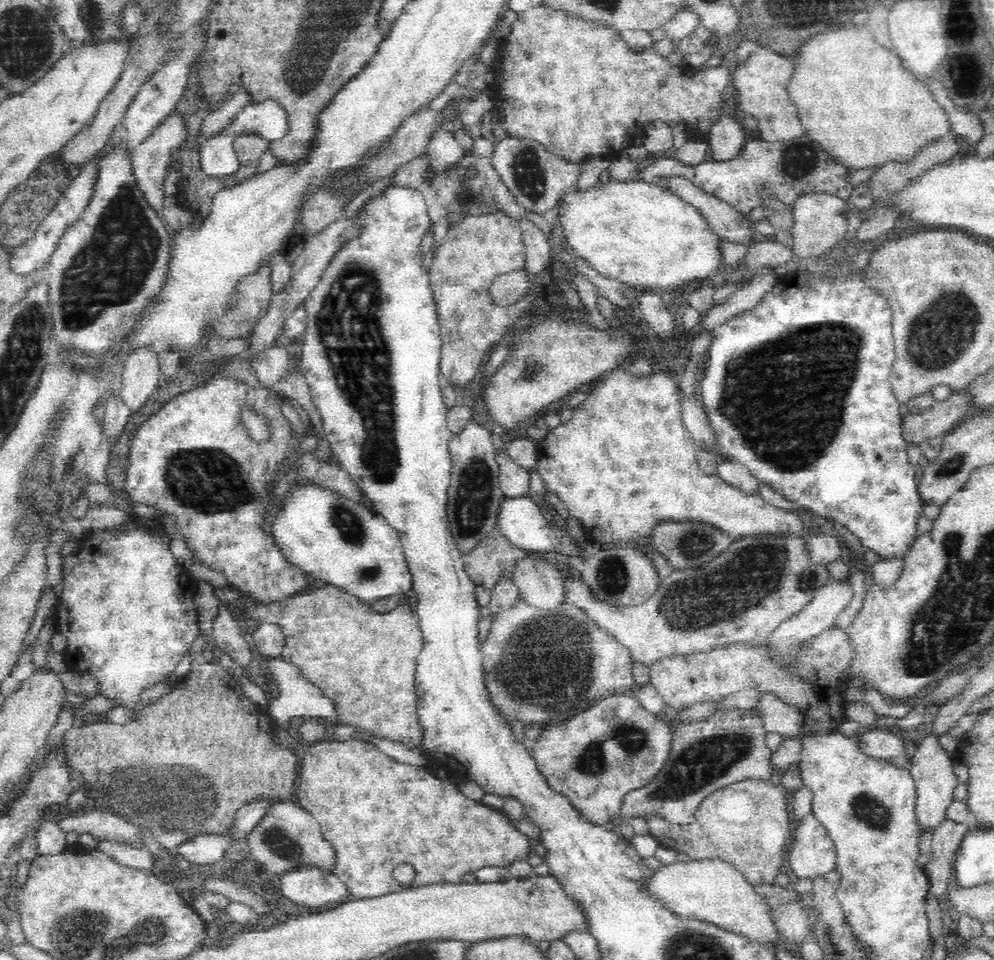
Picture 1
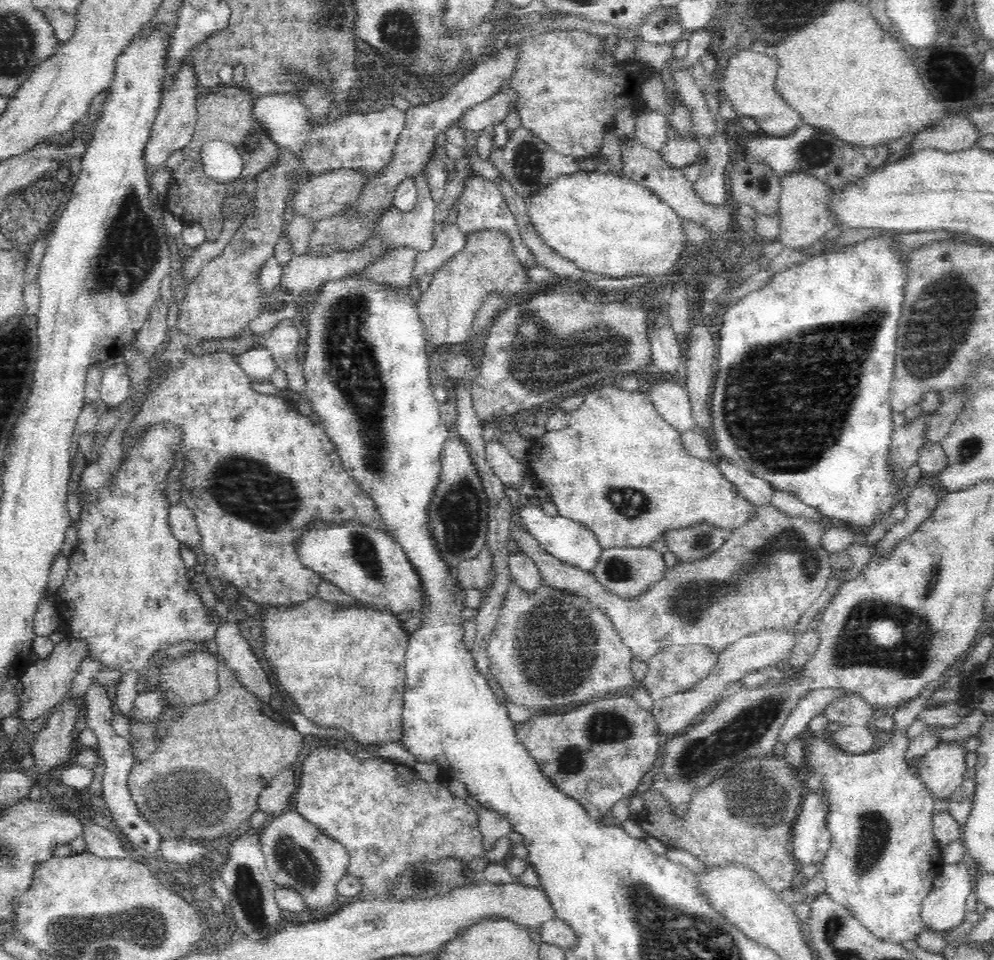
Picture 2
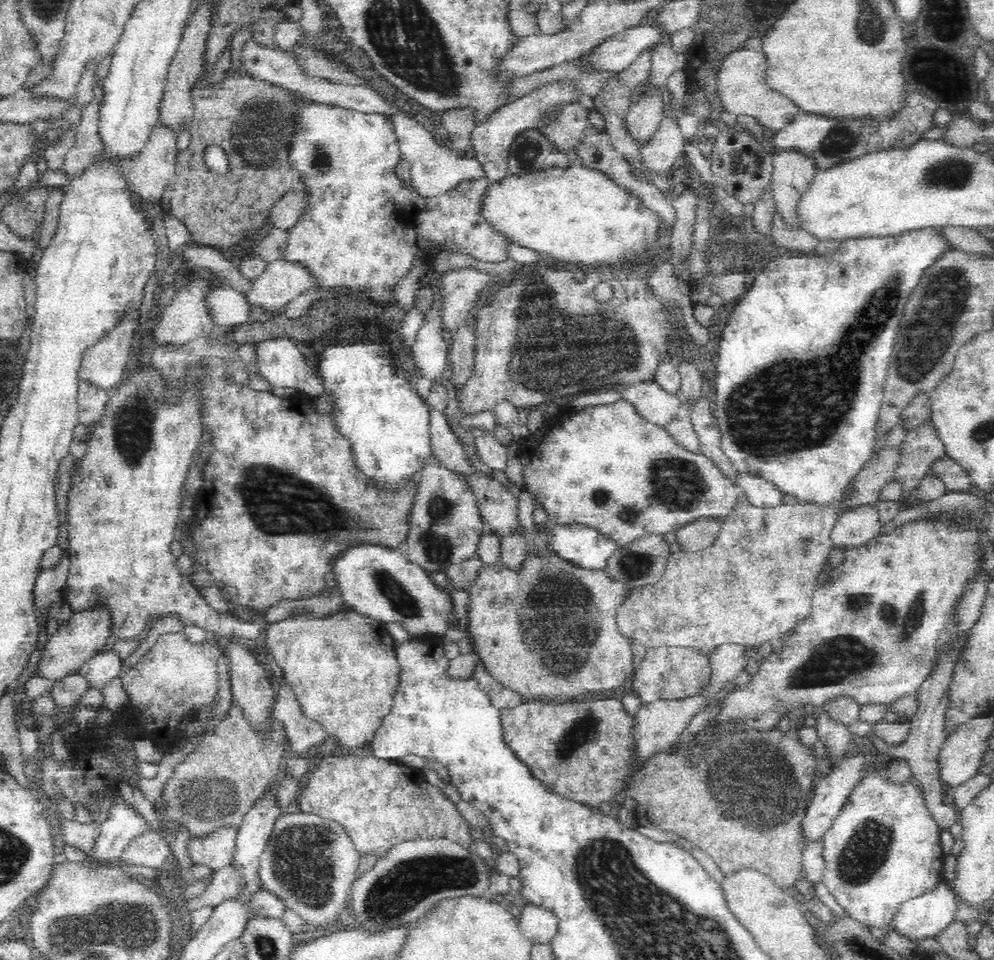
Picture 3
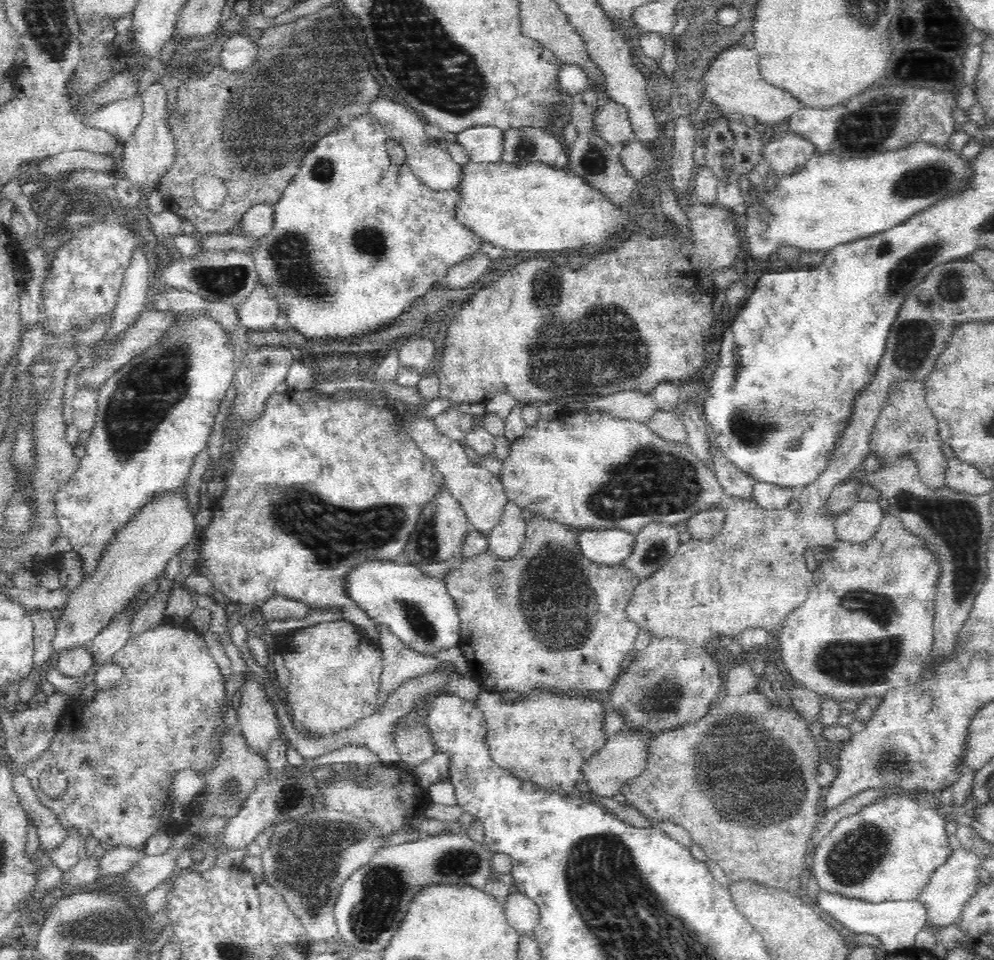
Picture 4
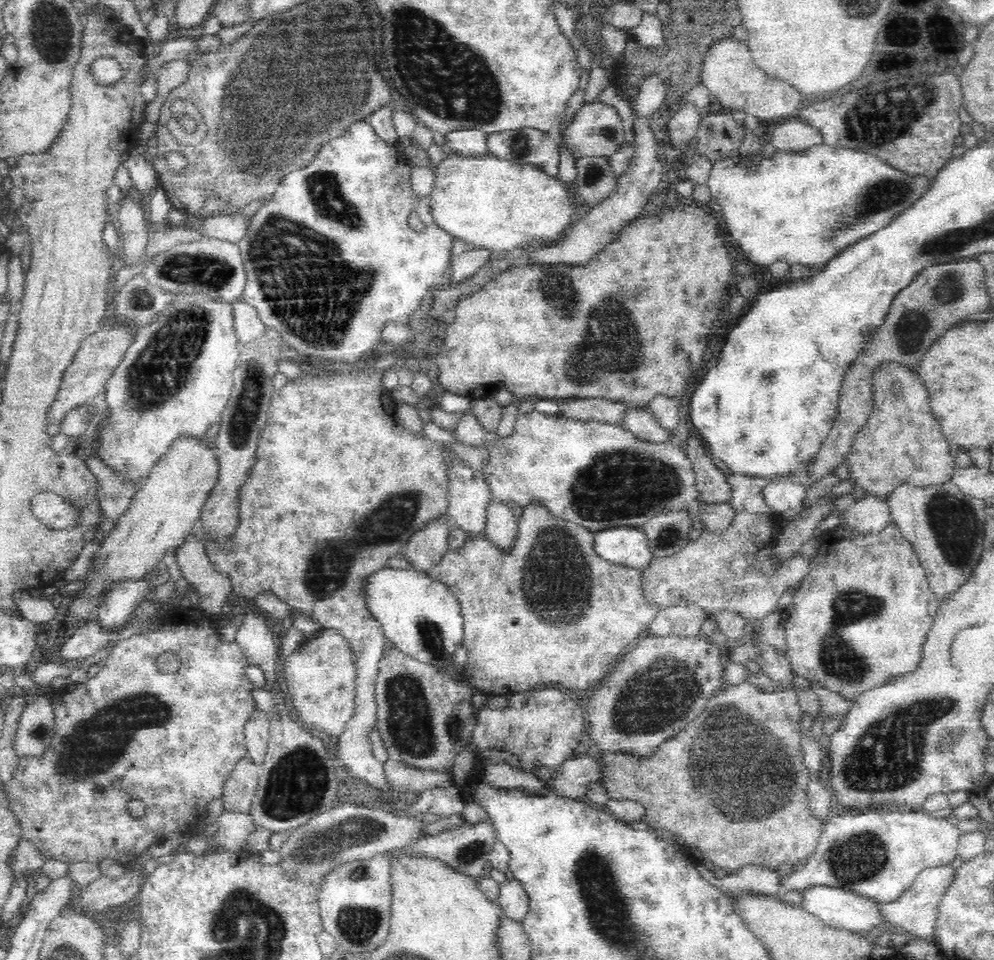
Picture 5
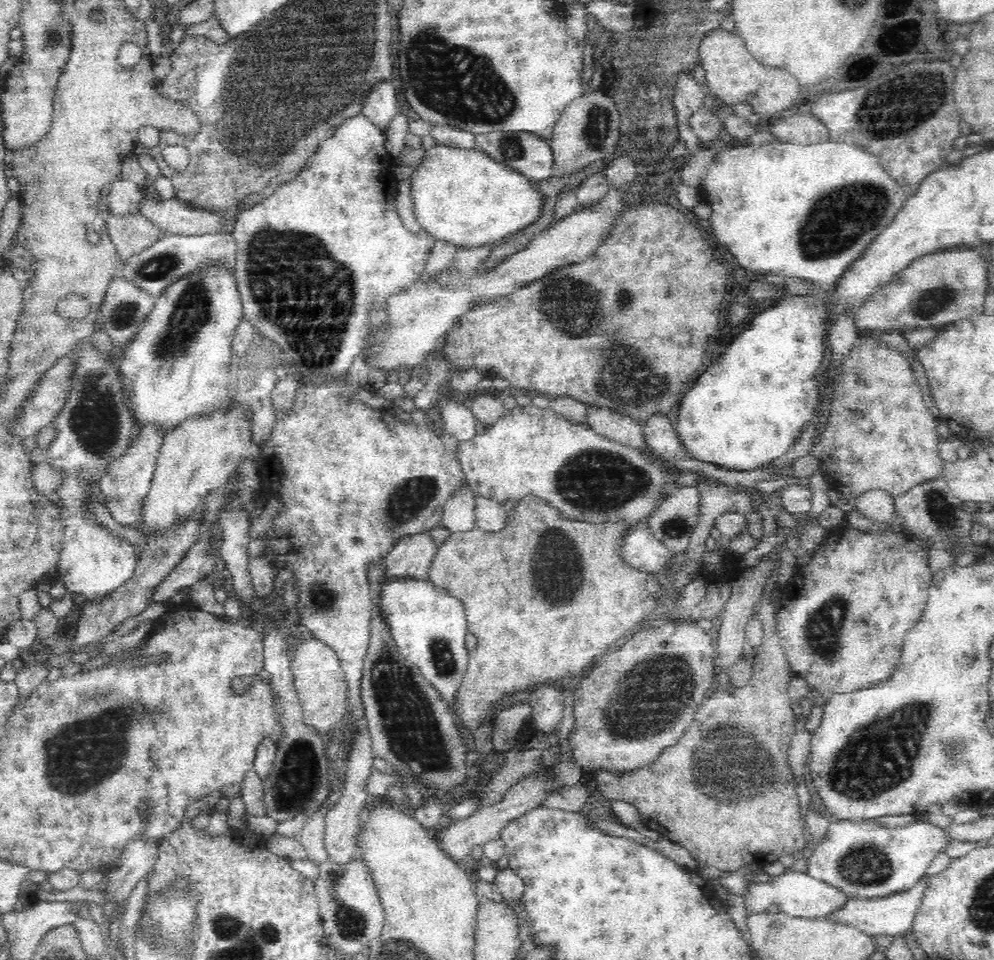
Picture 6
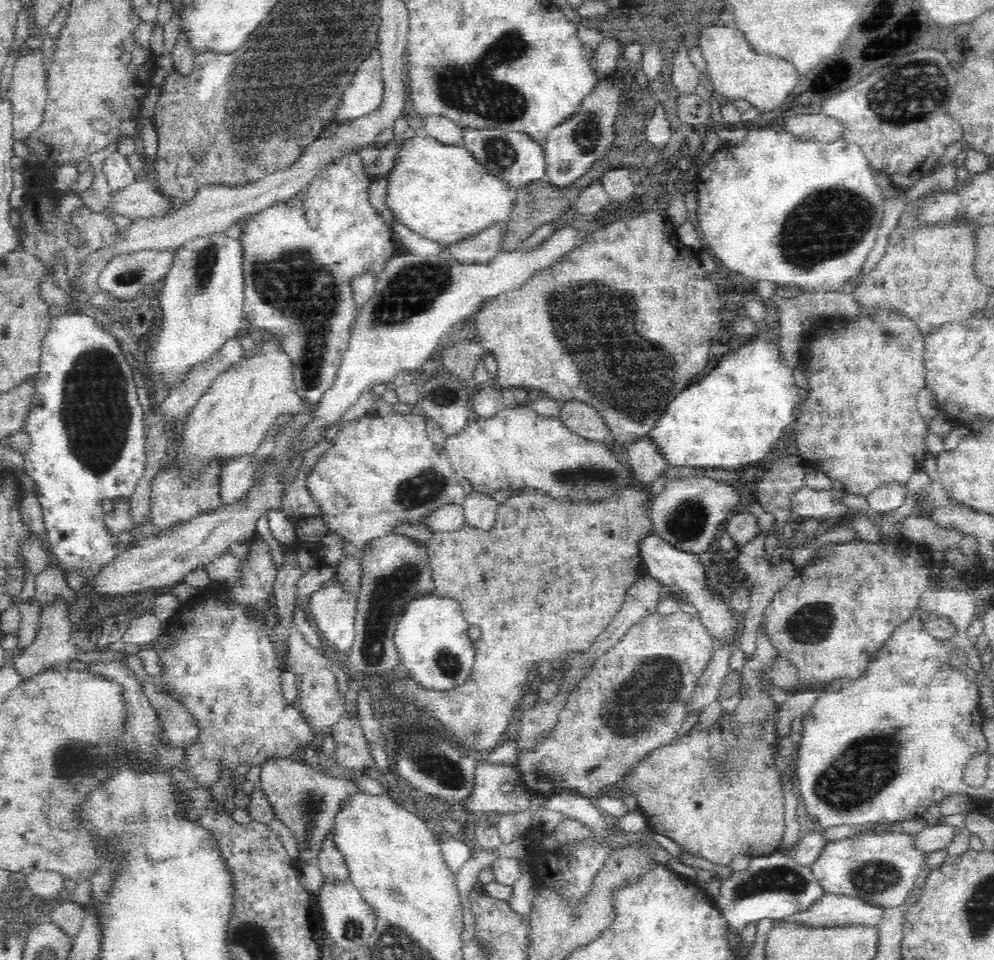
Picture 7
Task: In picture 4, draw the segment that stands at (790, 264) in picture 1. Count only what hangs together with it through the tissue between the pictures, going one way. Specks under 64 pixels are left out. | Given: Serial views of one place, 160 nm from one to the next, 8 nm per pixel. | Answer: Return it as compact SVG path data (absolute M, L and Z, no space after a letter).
M790 131L782 134L778 140L772 139L762 150L762 154L768 159L770 170L776 176L802 167L816 152L816 145L812 141Z

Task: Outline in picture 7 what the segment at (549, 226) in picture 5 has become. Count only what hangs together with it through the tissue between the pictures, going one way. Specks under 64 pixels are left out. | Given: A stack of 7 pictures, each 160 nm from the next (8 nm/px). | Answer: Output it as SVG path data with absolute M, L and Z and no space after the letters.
M423 134L403 137L386 182L386 206L394 220L440 246L508 218L515 205L513 191L476 163L463 146L446 145Z

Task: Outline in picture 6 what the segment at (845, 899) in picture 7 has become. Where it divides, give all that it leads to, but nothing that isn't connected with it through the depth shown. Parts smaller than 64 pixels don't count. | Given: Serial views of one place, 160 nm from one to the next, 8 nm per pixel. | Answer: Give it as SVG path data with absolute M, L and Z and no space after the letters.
M923 877L912 888L894 895L875 899L848 897L836 910L830 911L826 918L839 925L852 926L860 932L869 935L903 935L908 932L914 920L916 907L920 904L923 892L929 883L928 877Z

